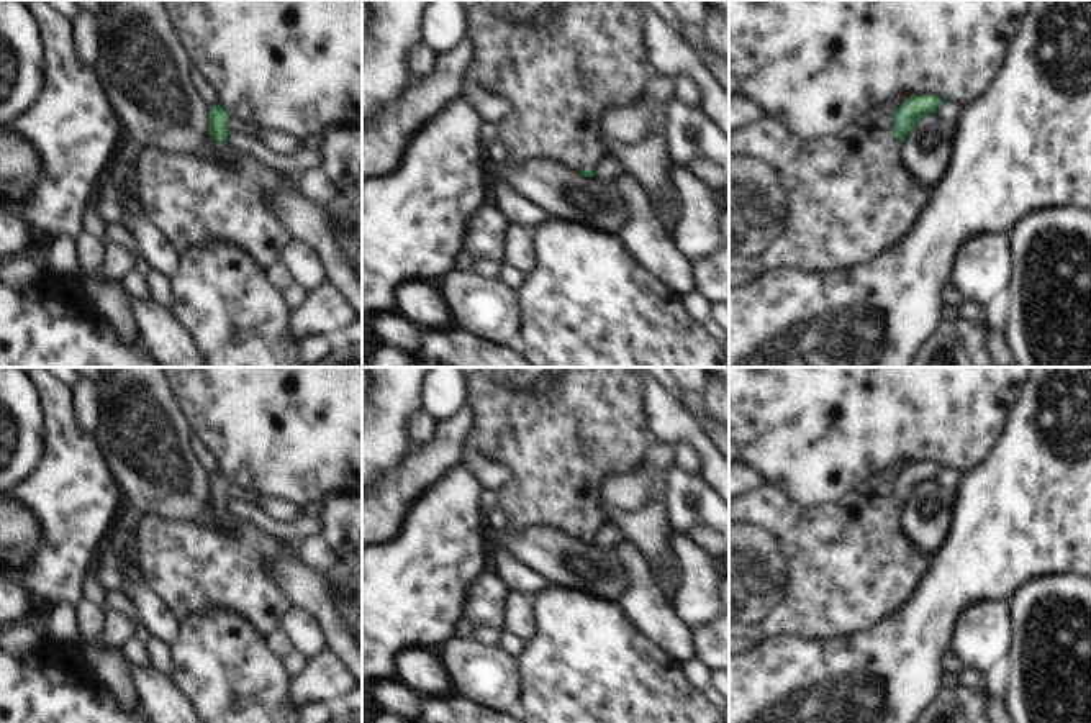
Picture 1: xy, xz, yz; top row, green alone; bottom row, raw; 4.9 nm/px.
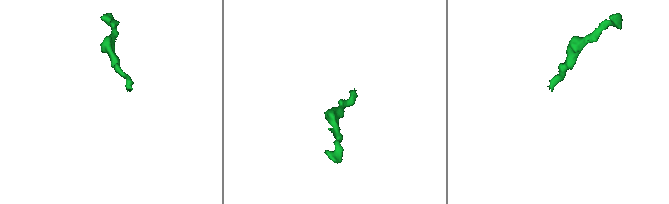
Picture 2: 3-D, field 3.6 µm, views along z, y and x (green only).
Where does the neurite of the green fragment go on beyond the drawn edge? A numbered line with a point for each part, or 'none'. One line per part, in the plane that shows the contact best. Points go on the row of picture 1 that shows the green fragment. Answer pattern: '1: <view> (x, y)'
1: xz (531, 51)

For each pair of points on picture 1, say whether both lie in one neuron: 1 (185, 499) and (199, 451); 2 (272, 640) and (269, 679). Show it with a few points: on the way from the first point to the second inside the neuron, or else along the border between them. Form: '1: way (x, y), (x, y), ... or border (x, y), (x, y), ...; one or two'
1: border (190, 435), (190, 453), (207, 474); two
2: border (264, 638), (264, 643), (279, 658); two

